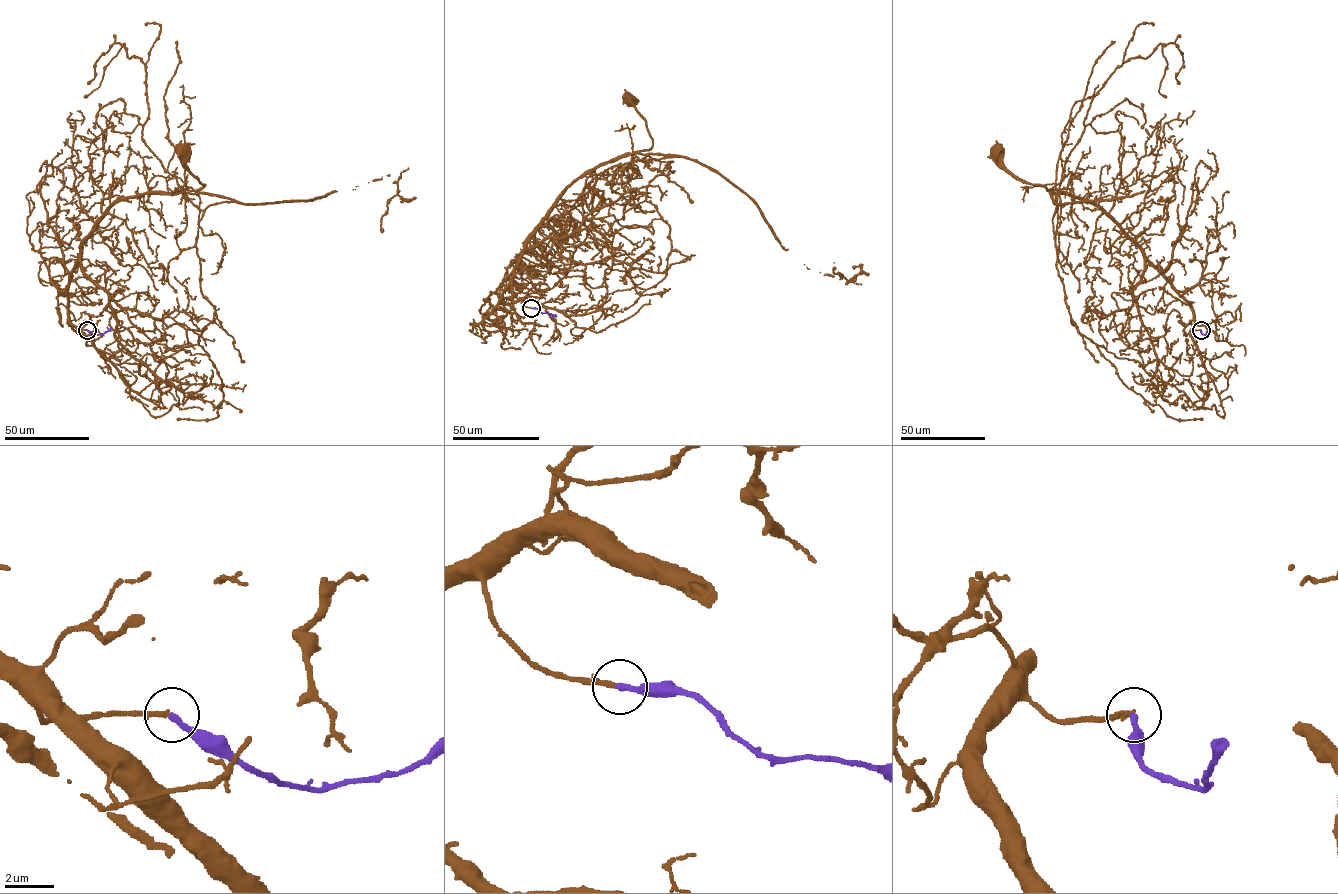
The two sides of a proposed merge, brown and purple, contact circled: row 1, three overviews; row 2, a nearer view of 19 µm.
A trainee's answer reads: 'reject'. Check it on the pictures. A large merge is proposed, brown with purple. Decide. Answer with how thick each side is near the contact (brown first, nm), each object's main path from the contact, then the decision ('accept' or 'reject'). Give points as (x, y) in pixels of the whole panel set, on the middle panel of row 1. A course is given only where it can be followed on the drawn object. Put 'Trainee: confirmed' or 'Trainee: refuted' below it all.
calibres 220 and 240 nm; course brown (531, 308), (513, 300), (513, 268), (559, 195), (597, 167), (652, 145), (646, 121), (629, 98); course purple (531, 308), (551, 313), (552, 316); accept
Trainee: refuted

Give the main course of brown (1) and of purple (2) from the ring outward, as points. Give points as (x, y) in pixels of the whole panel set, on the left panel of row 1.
1: (86, 330), (71, 323), (68, 308), (68, 274), (79, 248), (121, 200), (204, 186), (186, 165), (182, 150)
2: (87, 330), (101, 334), (109, 330), (107, 327)

